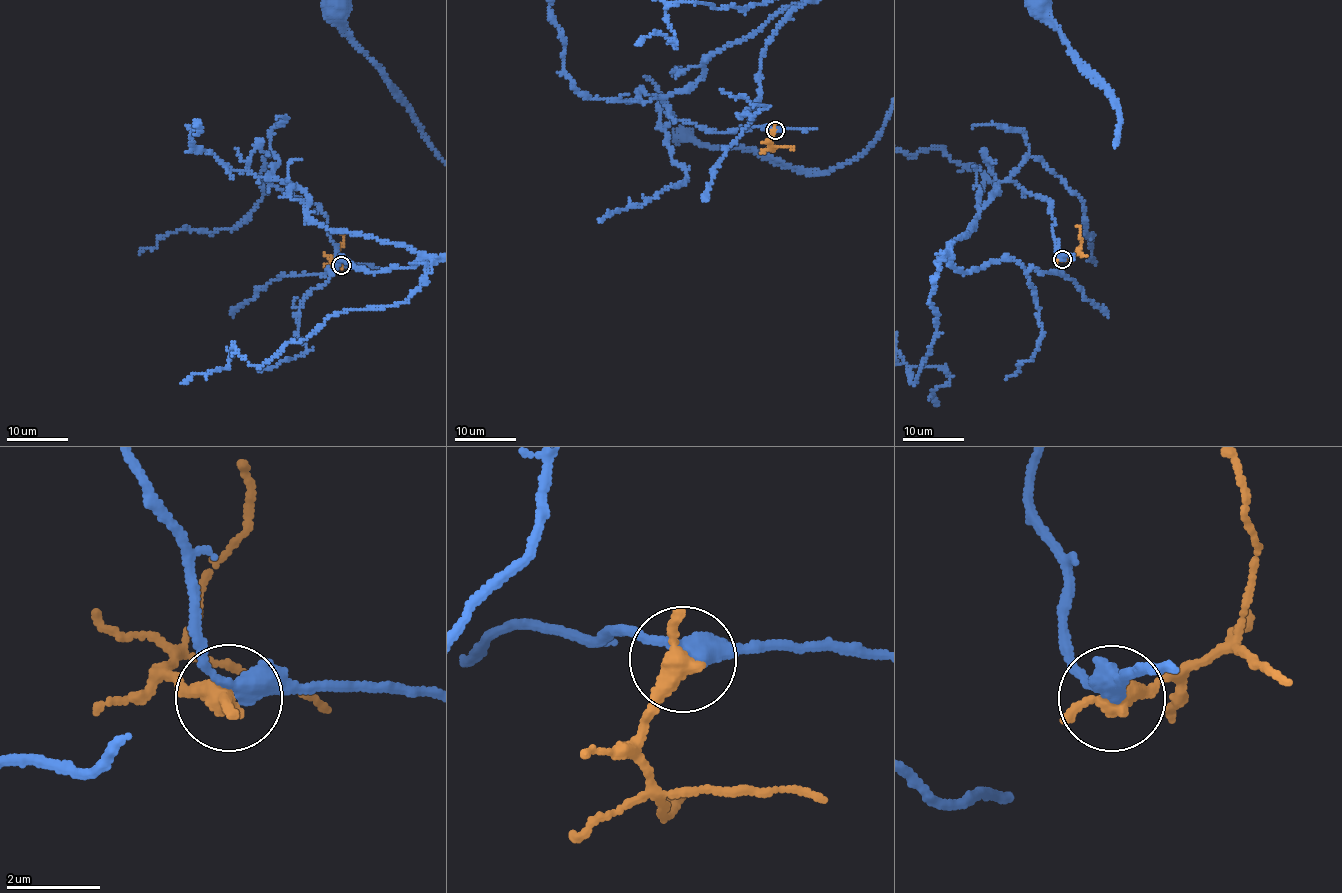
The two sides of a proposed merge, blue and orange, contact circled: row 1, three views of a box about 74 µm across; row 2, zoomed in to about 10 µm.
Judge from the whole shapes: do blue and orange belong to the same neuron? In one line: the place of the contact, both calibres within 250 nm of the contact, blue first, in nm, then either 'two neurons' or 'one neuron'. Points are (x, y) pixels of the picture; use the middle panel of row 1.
at (775, 130); 360 nm thick on the blue side, 500 nm on the other; two neurons

